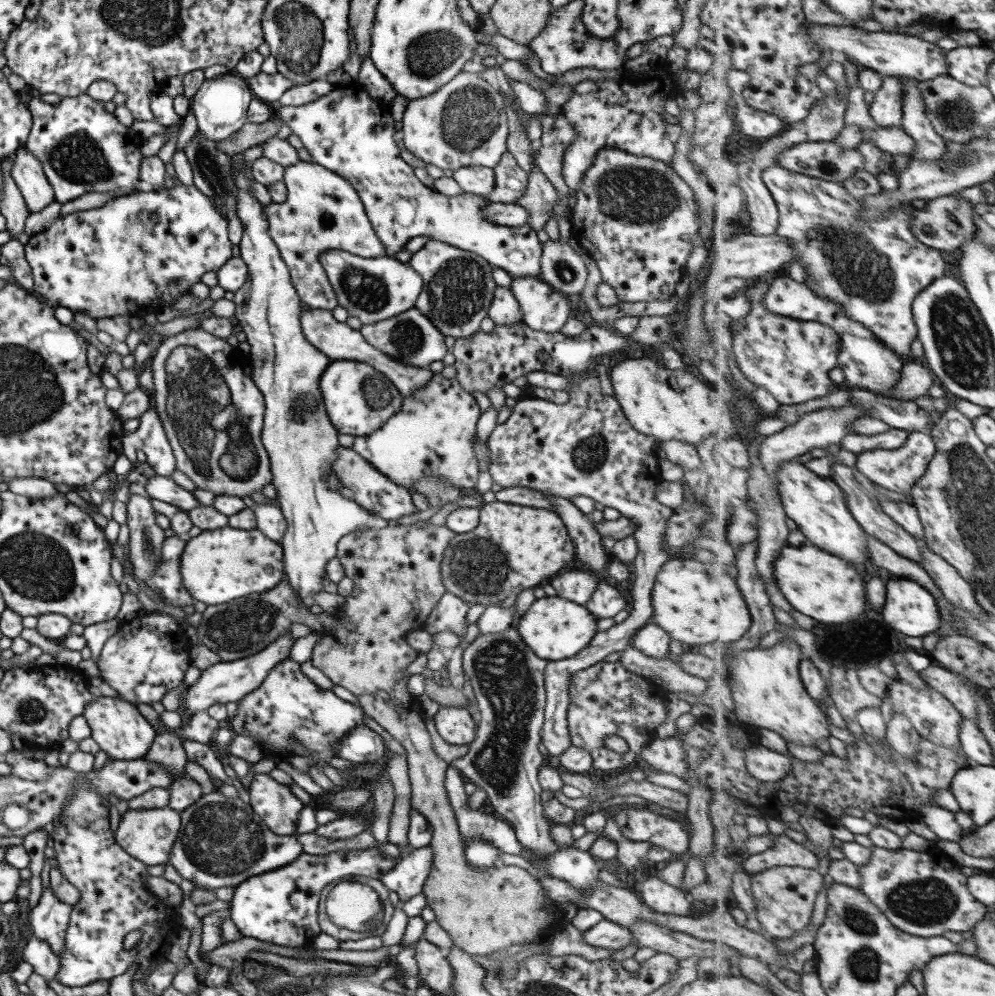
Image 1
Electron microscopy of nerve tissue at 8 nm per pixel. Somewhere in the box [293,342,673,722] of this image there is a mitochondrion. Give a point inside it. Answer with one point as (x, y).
(478, 567)

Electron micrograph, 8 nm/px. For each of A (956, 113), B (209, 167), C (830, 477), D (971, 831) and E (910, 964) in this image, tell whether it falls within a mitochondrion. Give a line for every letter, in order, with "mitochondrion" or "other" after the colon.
A: mitochondrion
B: mitochondrion
C: other
D: other
E: other

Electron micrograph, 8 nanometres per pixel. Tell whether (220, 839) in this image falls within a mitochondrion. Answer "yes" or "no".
yes

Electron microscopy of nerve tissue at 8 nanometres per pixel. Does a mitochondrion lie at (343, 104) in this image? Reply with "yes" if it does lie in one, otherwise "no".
no

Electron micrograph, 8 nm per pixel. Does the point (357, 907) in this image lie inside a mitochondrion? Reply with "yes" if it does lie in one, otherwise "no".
yes

